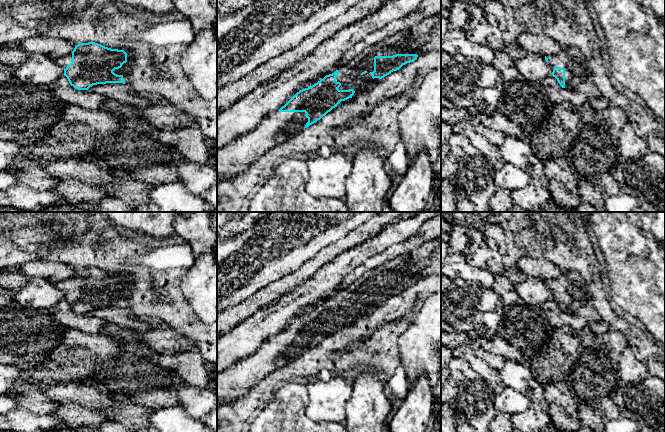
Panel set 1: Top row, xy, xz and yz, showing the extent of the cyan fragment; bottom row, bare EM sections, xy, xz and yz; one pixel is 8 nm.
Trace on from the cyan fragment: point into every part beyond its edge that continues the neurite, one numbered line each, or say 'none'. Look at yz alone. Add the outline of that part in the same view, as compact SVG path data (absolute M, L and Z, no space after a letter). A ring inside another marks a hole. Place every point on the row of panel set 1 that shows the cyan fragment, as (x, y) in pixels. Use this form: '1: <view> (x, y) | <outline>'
1: yz (578, 69) | M577 47L562 48L557 54L546 57L552 69L555 66L565 69L566 89L575 89L578 84L591 79L592 67L589 59Z

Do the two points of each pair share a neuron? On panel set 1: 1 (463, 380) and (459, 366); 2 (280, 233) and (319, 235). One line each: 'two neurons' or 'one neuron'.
1: one neuron
2: one neuron

